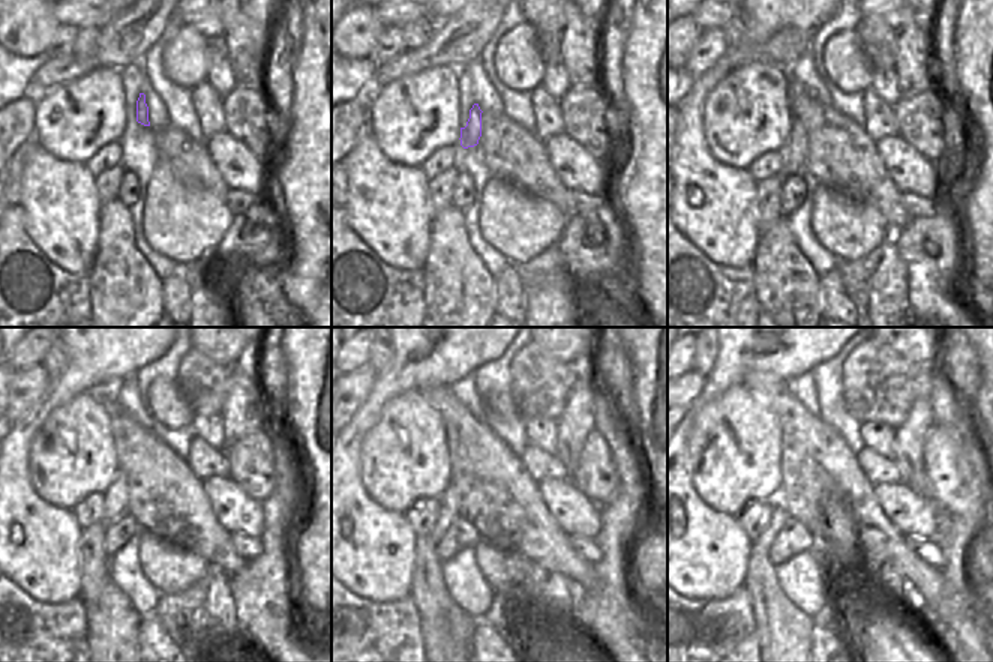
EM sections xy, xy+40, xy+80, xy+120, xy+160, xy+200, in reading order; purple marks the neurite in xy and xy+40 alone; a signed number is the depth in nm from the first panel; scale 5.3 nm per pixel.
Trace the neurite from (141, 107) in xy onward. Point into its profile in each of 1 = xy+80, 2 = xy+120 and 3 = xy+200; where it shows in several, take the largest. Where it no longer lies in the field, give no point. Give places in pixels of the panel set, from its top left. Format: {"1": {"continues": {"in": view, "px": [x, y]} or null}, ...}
{"1": {"continues": {"in": "xy+80", "px": [792, 153]}}, "2": {"continues": {"in": "xy+120", "px": [116, 497]}}, "3": {"continues": {"in": "xy+200", "px": [779, 514]}}}

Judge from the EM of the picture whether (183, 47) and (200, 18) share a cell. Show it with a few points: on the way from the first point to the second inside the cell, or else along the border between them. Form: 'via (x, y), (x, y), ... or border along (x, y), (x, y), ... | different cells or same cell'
border along (182, 23), (194, 26), (207, 39) | different cells

